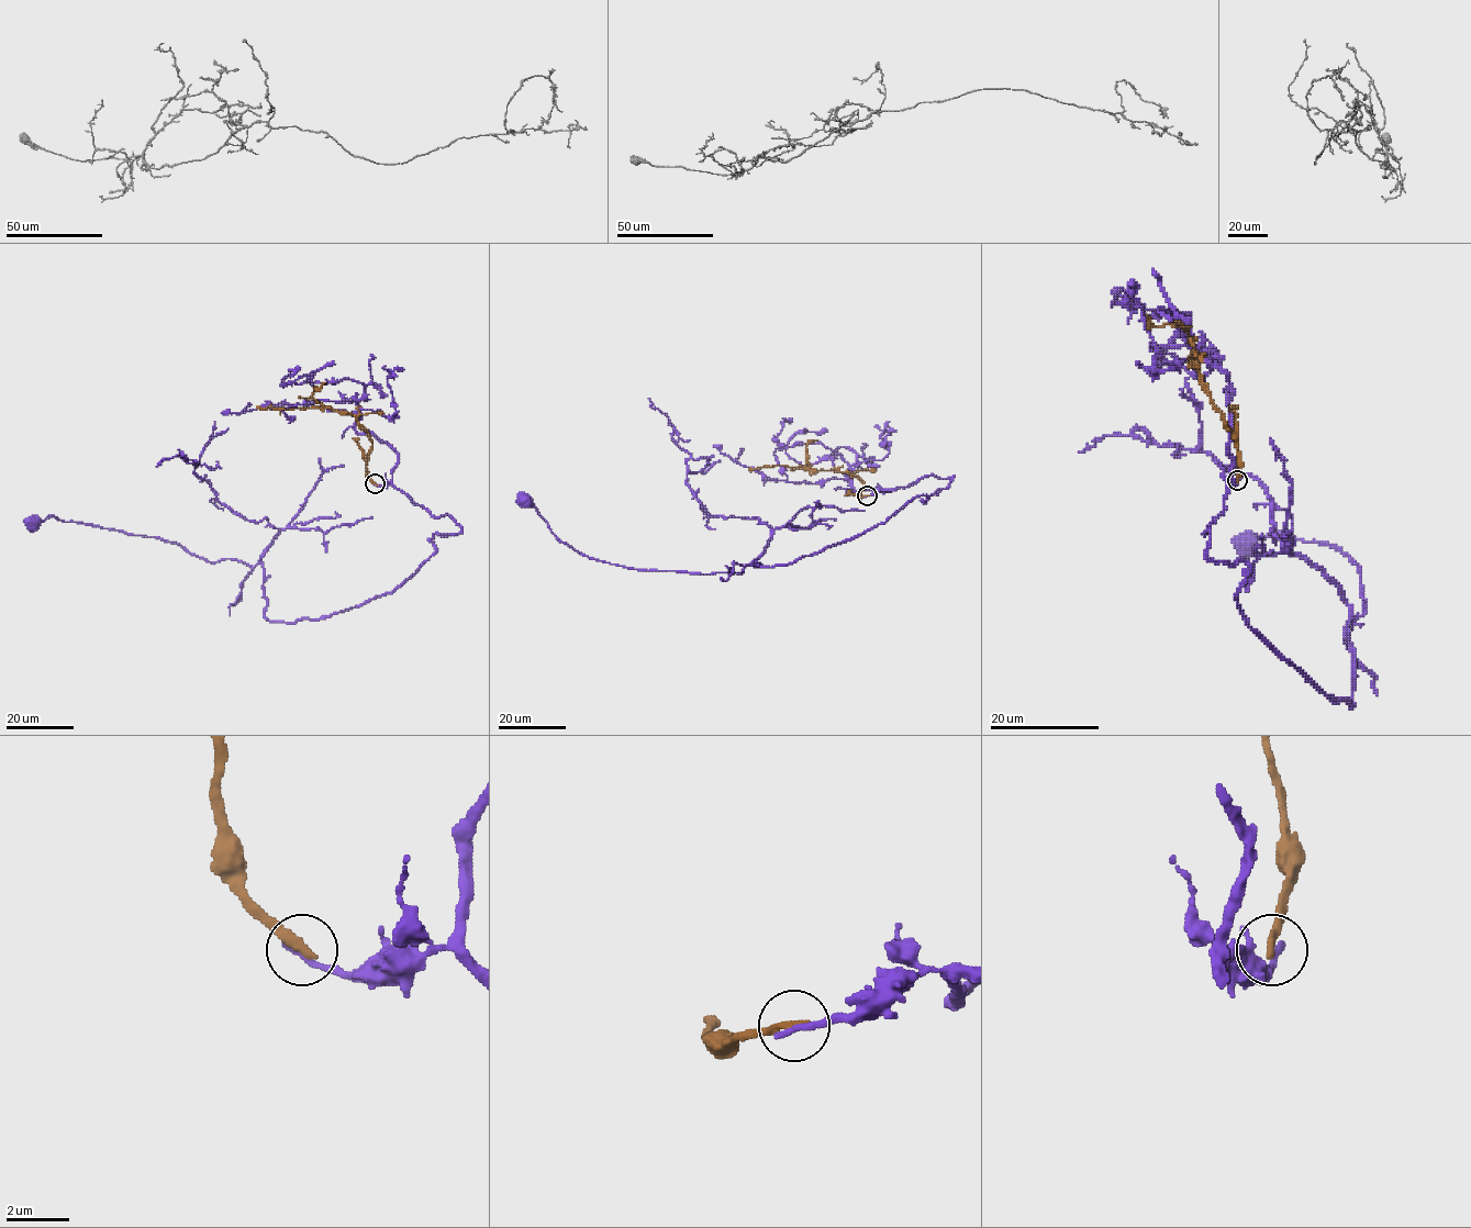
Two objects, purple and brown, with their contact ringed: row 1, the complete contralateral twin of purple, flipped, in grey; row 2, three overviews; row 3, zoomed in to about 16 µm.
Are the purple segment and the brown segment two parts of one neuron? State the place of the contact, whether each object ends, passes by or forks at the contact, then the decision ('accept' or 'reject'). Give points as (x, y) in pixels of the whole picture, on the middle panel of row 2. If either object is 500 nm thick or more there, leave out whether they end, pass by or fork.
place (867, 495); purple ends; brown ends; reject

